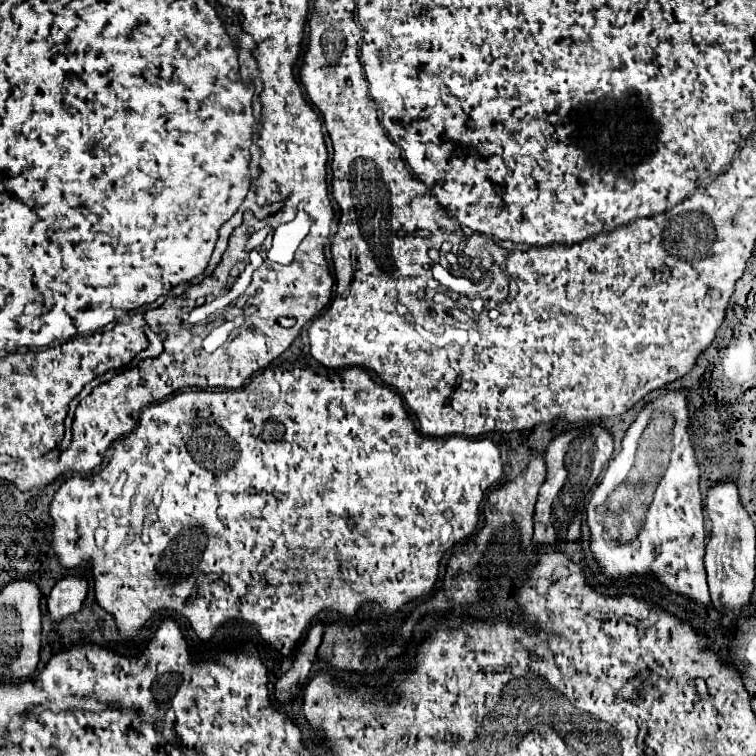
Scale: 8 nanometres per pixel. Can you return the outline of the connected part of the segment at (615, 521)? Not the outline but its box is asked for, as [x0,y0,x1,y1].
[587,390,709,604]

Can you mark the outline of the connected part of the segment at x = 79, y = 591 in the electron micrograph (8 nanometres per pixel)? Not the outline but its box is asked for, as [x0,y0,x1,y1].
[47,576,87,620]

